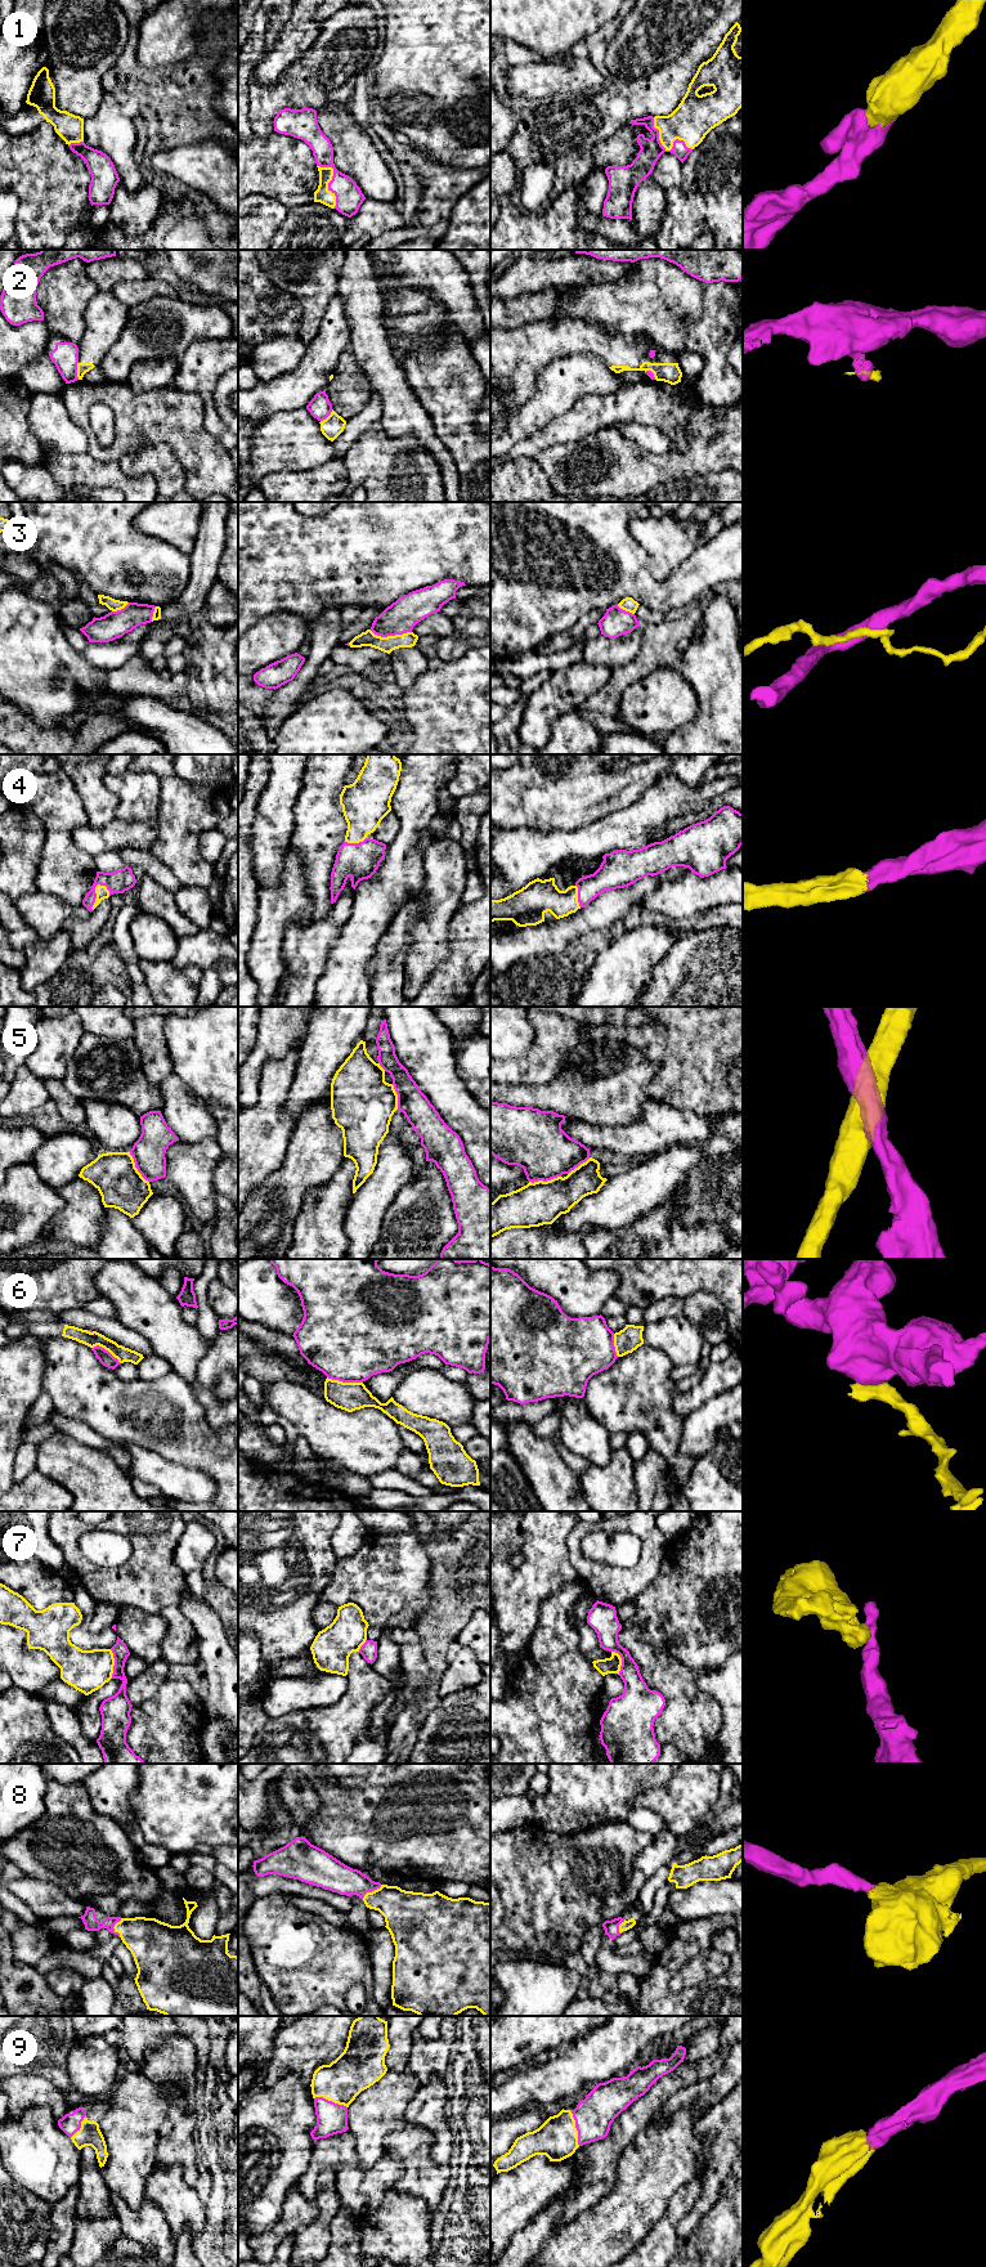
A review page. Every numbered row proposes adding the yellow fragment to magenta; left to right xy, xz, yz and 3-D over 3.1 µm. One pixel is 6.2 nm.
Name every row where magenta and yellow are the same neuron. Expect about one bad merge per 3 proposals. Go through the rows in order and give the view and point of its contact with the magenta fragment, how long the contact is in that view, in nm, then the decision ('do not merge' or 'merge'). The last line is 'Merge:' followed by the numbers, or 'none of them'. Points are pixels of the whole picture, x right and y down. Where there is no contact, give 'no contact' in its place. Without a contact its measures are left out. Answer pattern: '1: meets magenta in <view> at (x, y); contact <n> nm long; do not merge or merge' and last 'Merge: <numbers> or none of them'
1: meets magenta in yz at (664, 148); contact 320 nm long; merge
2: meets magenta in xy at (76, 371); contact 110 nm long; do not merge
3: meets magenta in xz at (390, 635); contact 260 nm long; do not merge
4: meets magenta in xy at (95, 894); contact 180 nm long; merge
5: meets magenta in yz at (545, 1181); contact 200 nm long; do not merge
6: meets magenta in xz at (345, 1381); contact 220 nm long; do not merge
7: meets magenta in xy at (115, 1663); contact 180 nm long; do not merge
8: meets magenta in xy at (113, 1926); contact 120 nm long; merge
9: meets magenta in yz at (576, 2127); contact 240 nm long; merge
Merge: 1, 4, 8, 9

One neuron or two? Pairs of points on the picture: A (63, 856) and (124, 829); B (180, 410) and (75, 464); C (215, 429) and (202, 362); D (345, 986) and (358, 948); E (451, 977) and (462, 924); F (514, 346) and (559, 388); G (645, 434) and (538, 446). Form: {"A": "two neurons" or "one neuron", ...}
{"A": "two neurons", "B": "two neurons", "C": "one neuron", "D": "one neuron", "E": "one neuron", "F": "two neurons", "G": "two neurons"}

